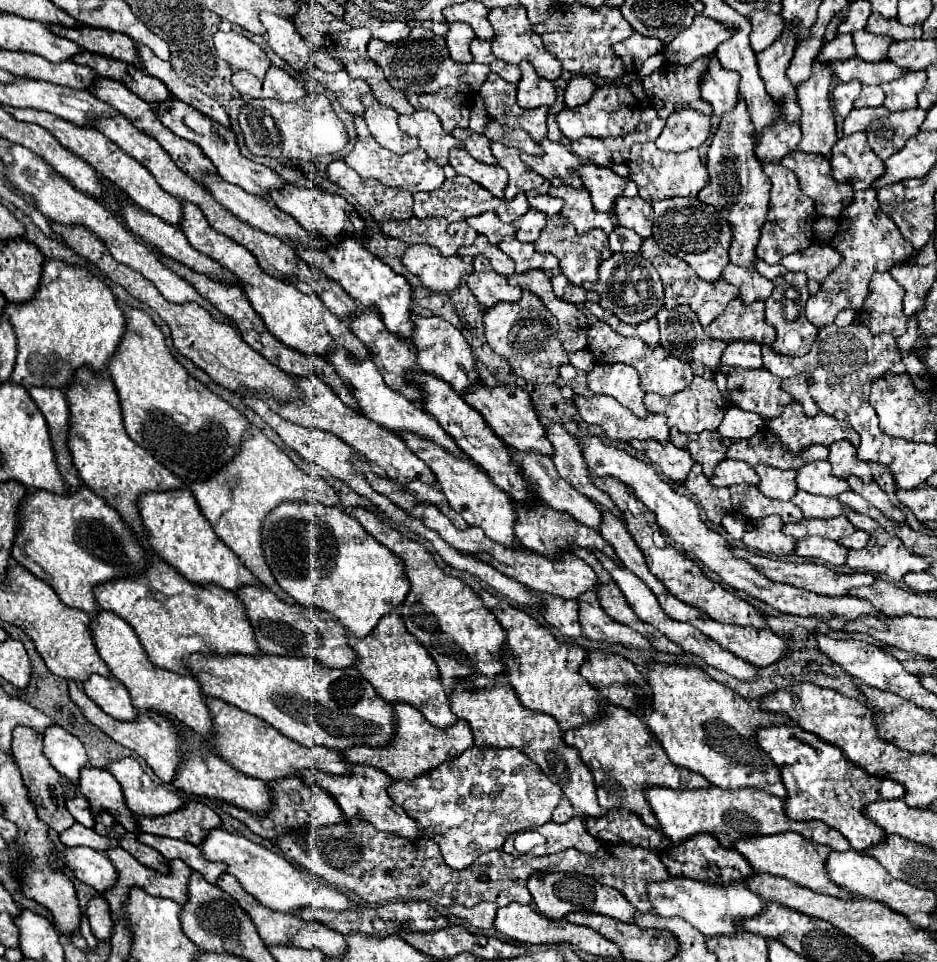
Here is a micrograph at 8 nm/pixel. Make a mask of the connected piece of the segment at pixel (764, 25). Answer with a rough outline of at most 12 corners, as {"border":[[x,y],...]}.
{"border":[[749,14],[751,48],[765,50],[783,32],[781,14]]}

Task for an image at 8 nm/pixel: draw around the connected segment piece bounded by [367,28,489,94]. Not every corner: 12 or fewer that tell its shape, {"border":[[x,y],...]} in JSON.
{"border":[[413,28],[367,54],[401,92],[479,92],[485,64],[453,62],[445,38]]}

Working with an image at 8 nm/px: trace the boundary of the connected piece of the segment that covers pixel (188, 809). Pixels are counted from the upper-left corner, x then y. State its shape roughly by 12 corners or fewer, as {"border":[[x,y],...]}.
{"border":[[201,802],[161,818],[139,818],[141,832],[199,846],[221,818]]}

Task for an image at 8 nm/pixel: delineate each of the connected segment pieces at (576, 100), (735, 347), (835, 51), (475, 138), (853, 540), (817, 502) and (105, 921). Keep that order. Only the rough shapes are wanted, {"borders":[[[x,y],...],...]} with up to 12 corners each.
{"borders":[[[571,76],[565,88],[569,108],[585,104],[595,92],[587,76]],[[733,342],[725,348],[721,364],[763,368],[761,346]],[[851,34],[825,42],[819,60],[849,60],[857,56]],[[465,132],[465,150],[479,162],[497,164],[483,134]],[[855,530],[853,536],[839,540],[845,548],[863,548],[869,540],[867,532]],[[801,490],[791,502],[805,518],[835,518],[851,512],[847,504]],[[97,896],[87,906],[91,932],[99,940],[111,936],[109,904]]]}

